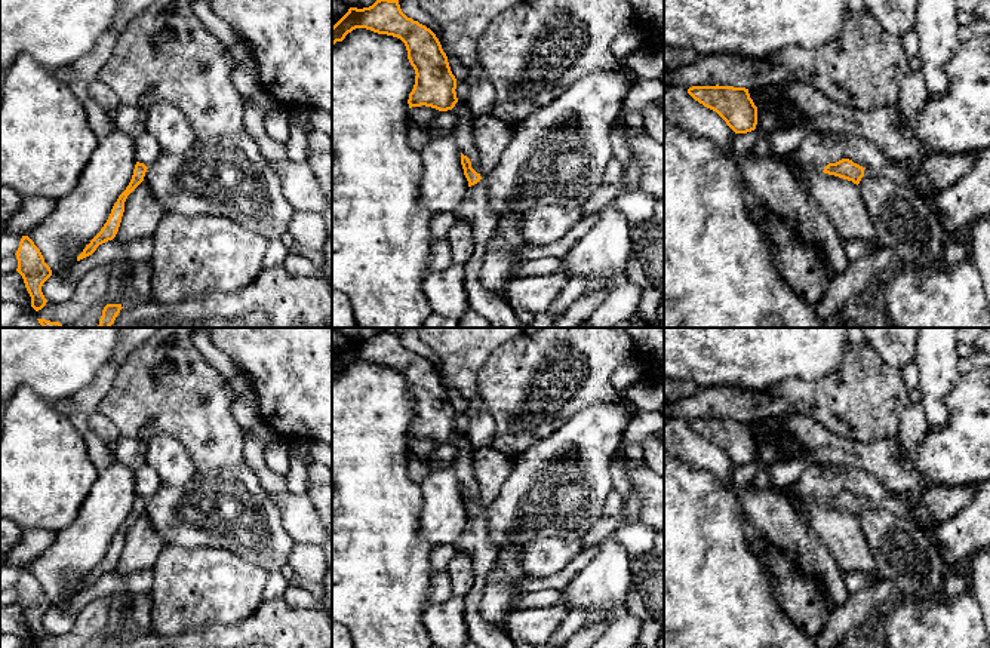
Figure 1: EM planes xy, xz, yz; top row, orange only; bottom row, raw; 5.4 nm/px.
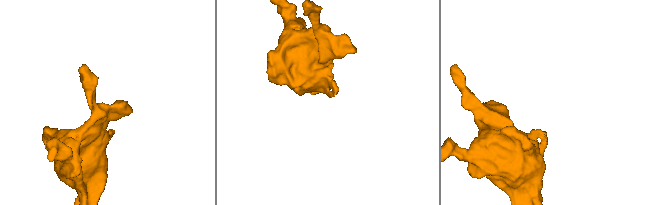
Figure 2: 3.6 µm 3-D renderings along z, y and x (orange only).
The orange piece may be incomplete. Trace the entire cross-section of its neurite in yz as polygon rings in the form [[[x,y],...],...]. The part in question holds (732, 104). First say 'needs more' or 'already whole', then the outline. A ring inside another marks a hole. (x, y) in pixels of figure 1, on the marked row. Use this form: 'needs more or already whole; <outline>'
already whole; [[[692,86],[688,93],[704,107],[716,111],[735,133],[756,129],[757,107],[748,89],[734,86]]]

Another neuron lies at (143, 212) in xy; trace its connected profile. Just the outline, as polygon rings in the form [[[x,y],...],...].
[[[142,181],[126,199],[124,212],[116,237],[117,243],[129,243],[142,237],[153,237],[165,216],[165,209]]]

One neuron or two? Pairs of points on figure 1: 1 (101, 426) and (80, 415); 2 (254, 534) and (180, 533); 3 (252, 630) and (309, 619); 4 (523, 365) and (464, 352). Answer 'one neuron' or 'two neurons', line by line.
1: two neurons
2: one neuron
3: one neuron
4: two neurons

